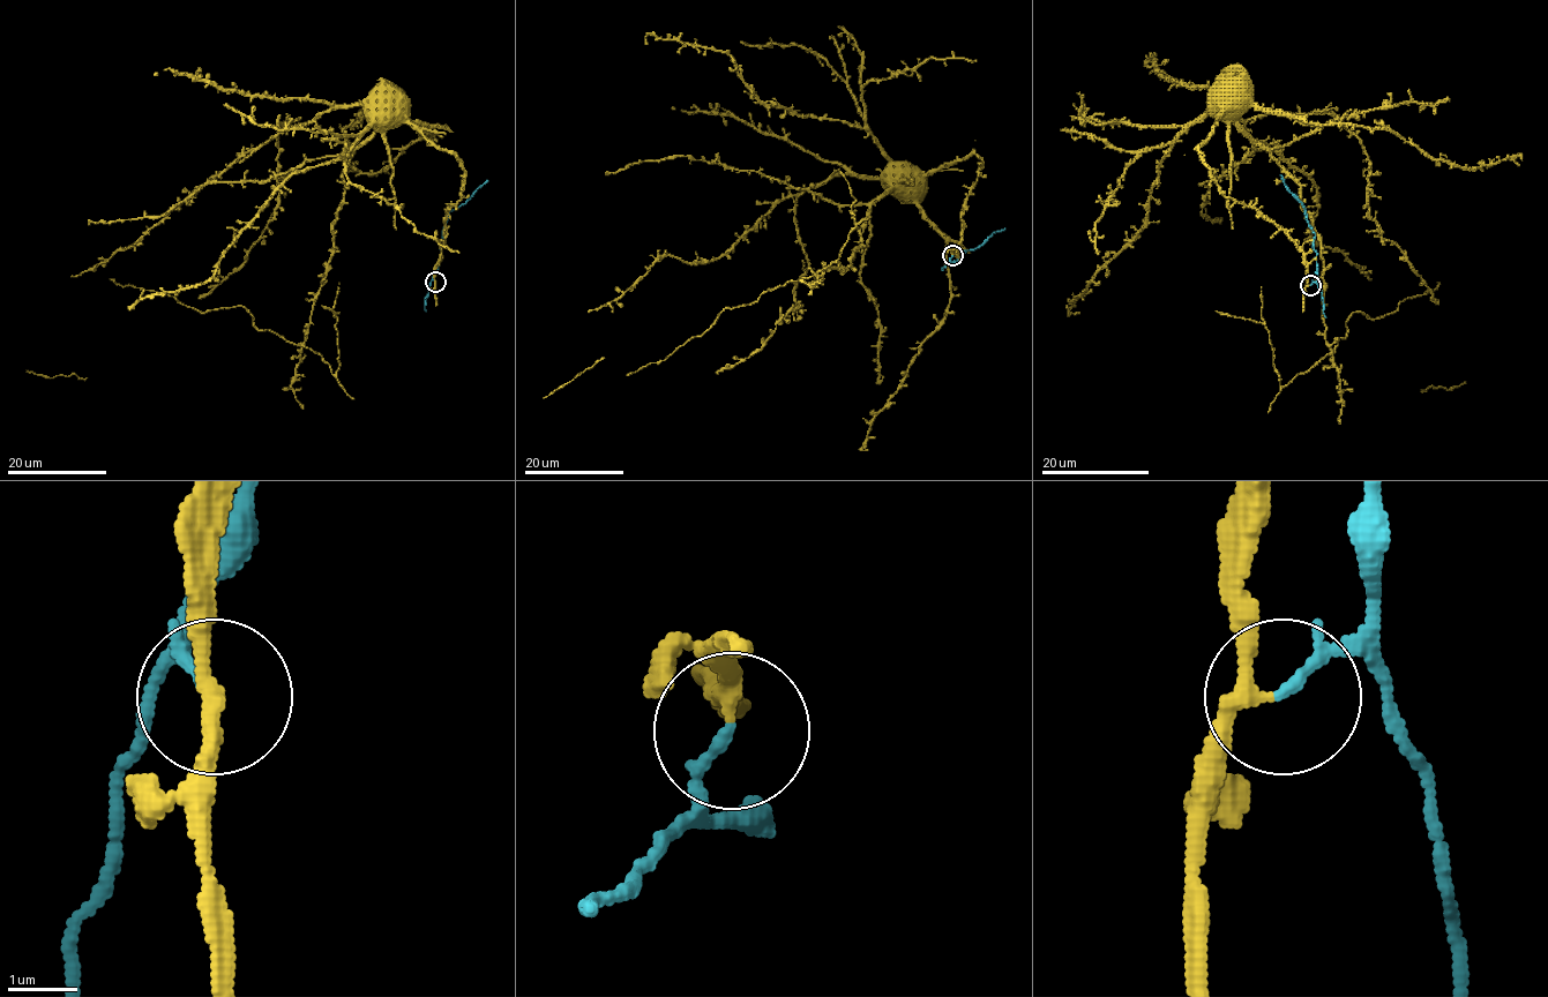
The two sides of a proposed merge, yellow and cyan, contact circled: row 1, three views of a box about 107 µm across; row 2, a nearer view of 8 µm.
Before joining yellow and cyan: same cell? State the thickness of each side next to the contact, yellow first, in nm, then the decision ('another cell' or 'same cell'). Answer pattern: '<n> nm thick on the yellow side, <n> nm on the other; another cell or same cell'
220 nm thick on the yellow side, 110 nm on the other; another cell

